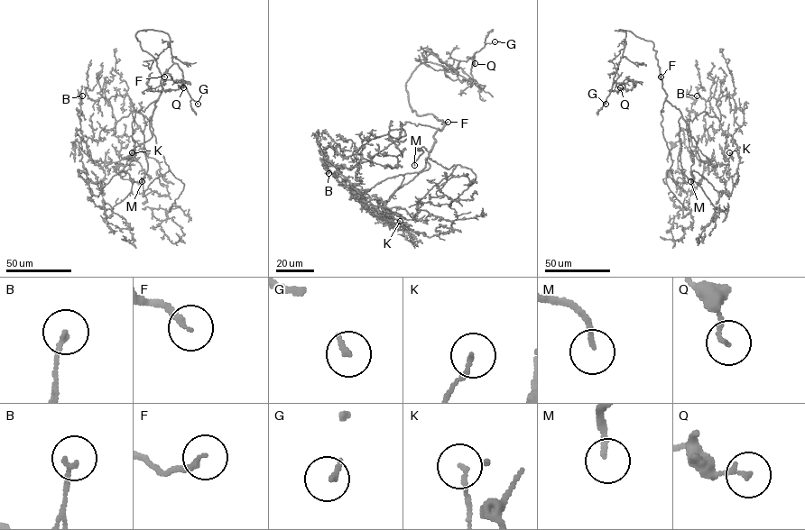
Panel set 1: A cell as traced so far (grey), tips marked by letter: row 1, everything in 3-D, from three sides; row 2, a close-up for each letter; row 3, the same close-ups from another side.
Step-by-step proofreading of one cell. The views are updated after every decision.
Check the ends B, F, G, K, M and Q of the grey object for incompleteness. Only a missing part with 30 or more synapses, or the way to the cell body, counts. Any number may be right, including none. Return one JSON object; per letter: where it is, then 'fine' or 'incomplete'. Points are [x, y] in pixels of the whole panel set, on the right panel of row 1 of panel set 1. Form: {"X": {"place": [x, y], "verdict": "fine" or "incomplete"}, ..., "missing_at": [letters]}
{"B": {"place": [697, 95], "verdict": "fine"}, "F": {"place": [661, 77], "verdict": "incomplete"}, "G": {"place": [606, 104], "verdict": "incomplete"}, "K": {"place": [729, 152], "verdict": "fine"}, "M": {"place": [690, 181], "verdict": "incomplete"}, "Q": {"place": [620, 87], "verdict": "fine"}, "missing_at": ["F", "G", "M"]}

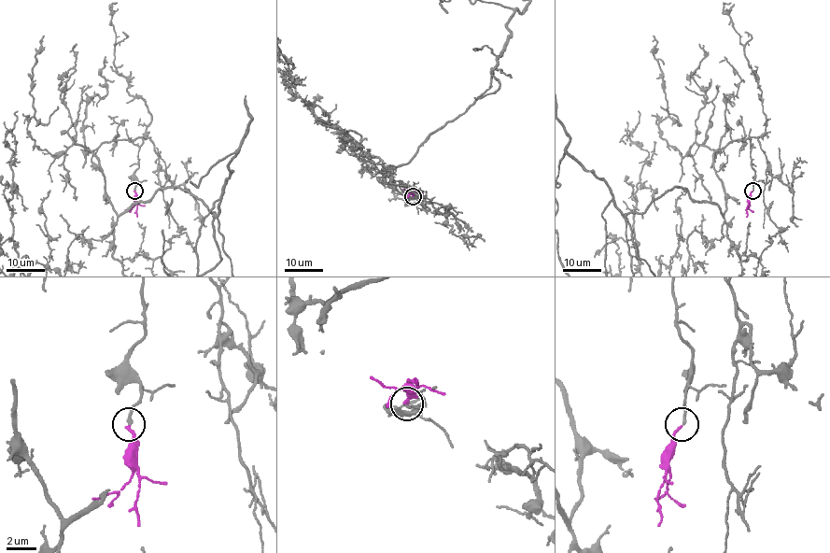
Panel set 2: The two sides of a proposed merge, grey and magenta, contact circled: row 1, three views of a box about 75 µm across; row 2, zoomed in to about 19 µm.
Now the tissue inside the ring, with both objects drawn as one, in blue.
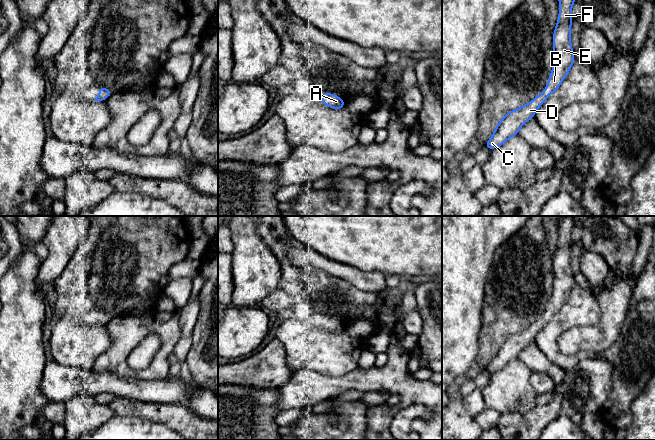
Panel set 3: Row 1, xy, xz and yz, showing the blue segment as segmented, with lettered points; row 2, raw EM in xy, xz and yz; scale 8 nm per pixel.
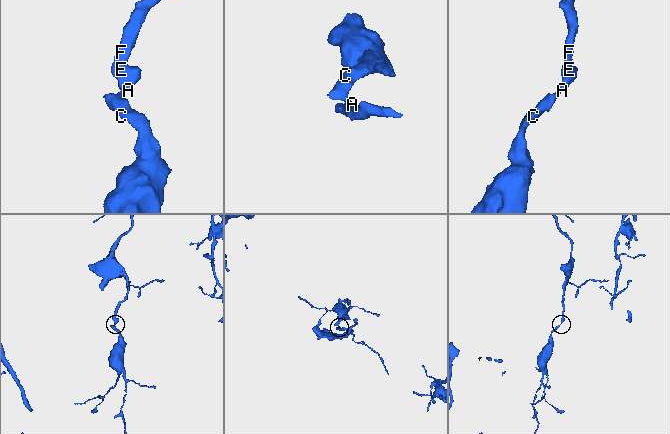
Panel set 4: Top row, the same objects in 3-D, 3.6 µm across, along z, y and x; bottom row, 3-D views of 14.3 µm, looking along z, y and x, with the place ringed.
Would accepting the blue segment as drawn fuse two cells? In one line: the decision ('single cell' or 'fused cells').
single cell

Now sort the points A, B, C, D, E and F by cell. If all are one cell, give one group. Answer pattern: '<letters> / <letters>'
A B C D E F

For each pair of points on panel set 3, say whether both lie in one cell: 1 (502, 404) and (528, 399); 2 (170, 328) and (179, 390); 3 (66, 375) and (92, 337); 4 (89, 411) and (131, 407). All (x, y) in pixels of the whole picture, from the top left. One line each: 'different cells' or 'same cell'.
1: same cell
2: different cells
3: different cells
4: different cells

